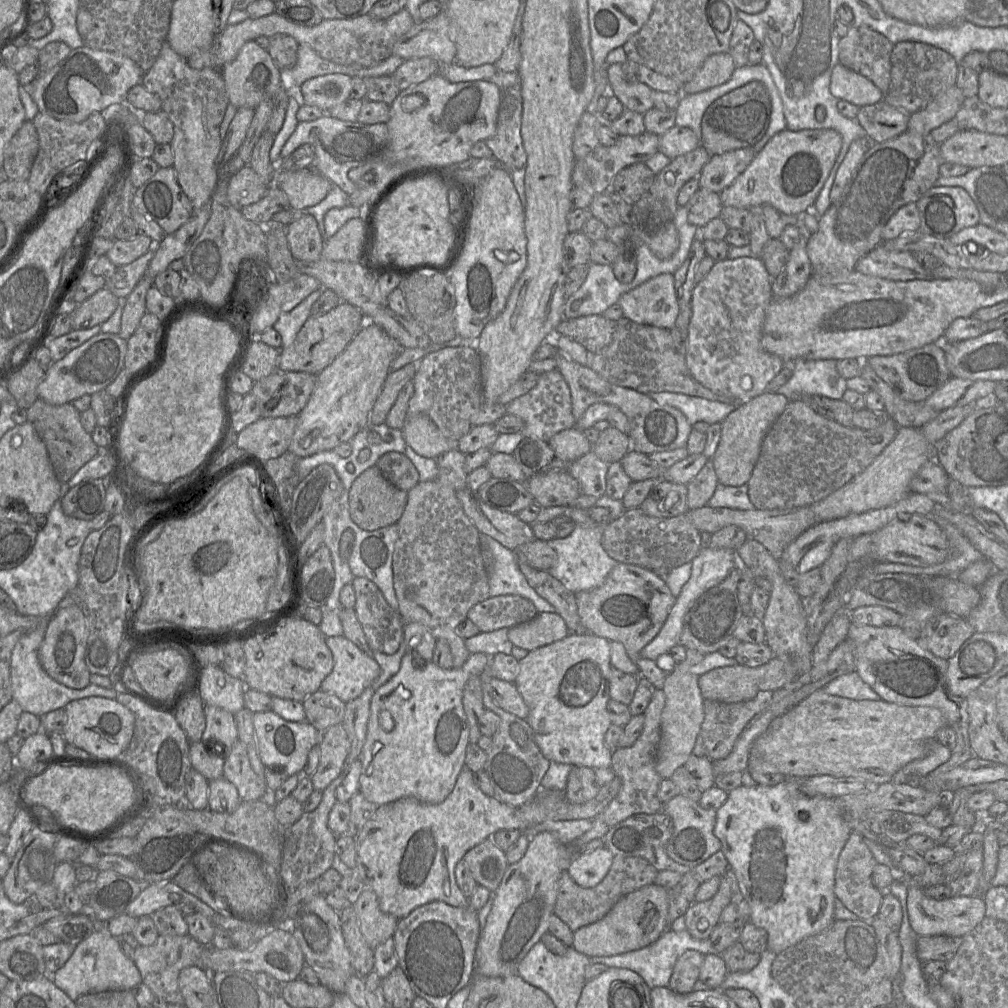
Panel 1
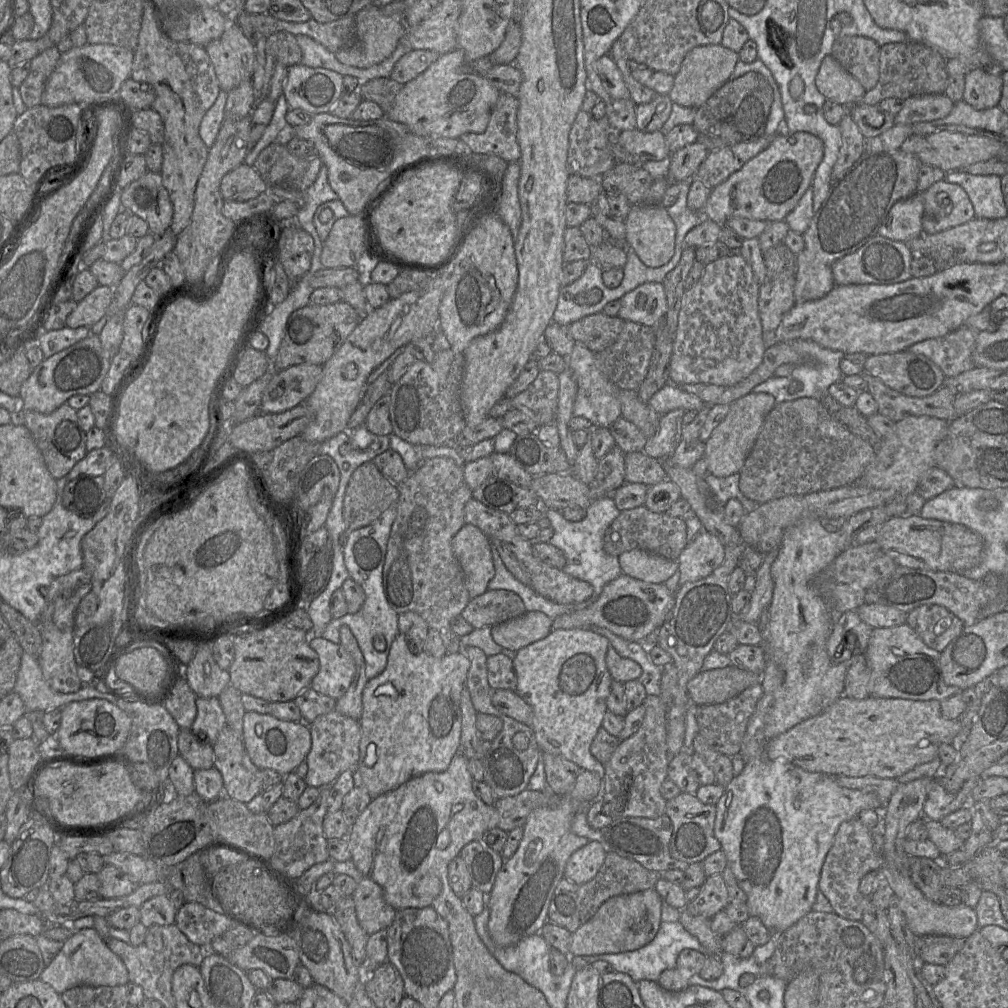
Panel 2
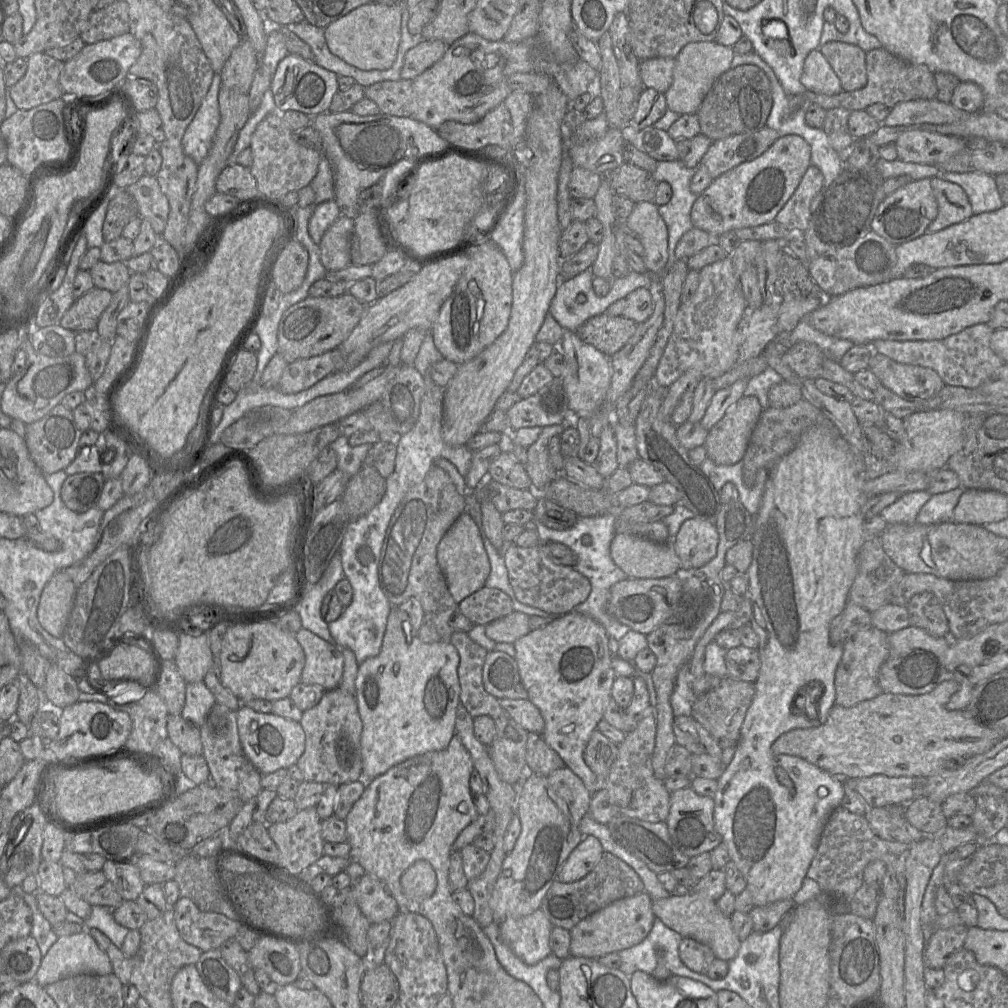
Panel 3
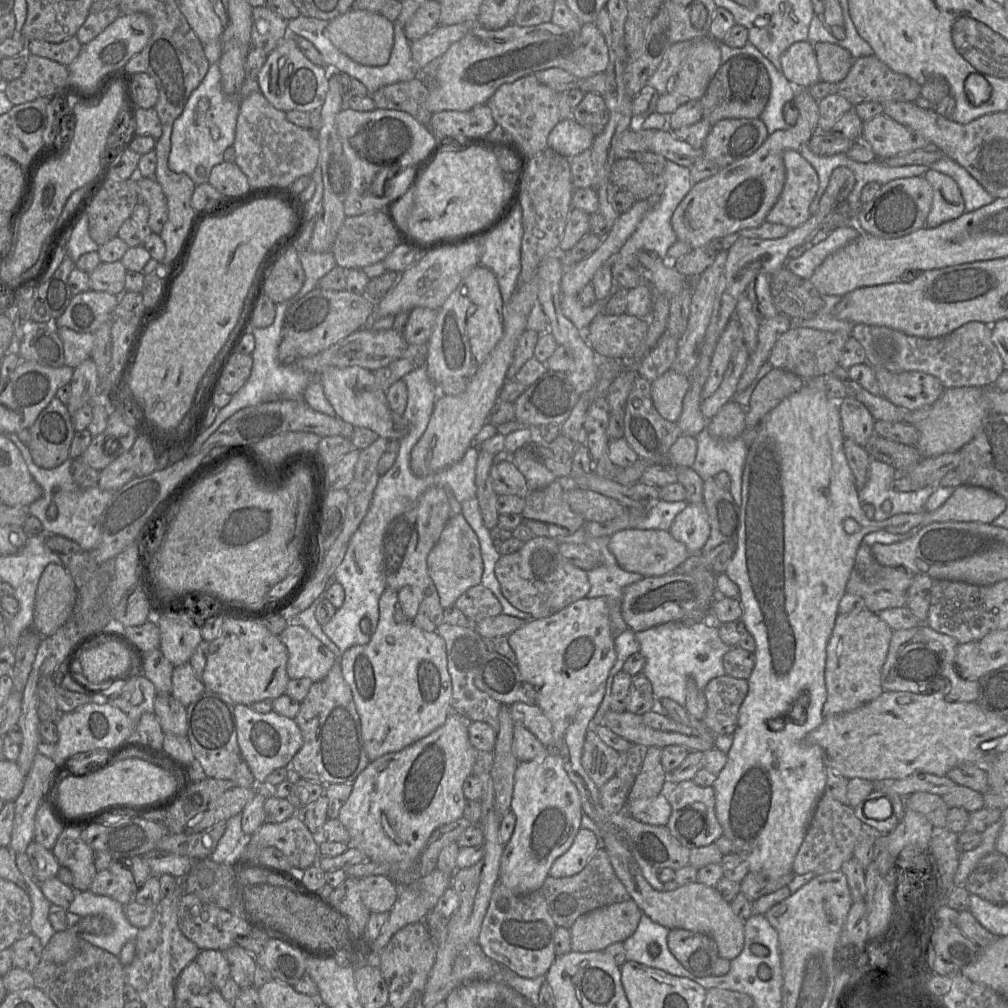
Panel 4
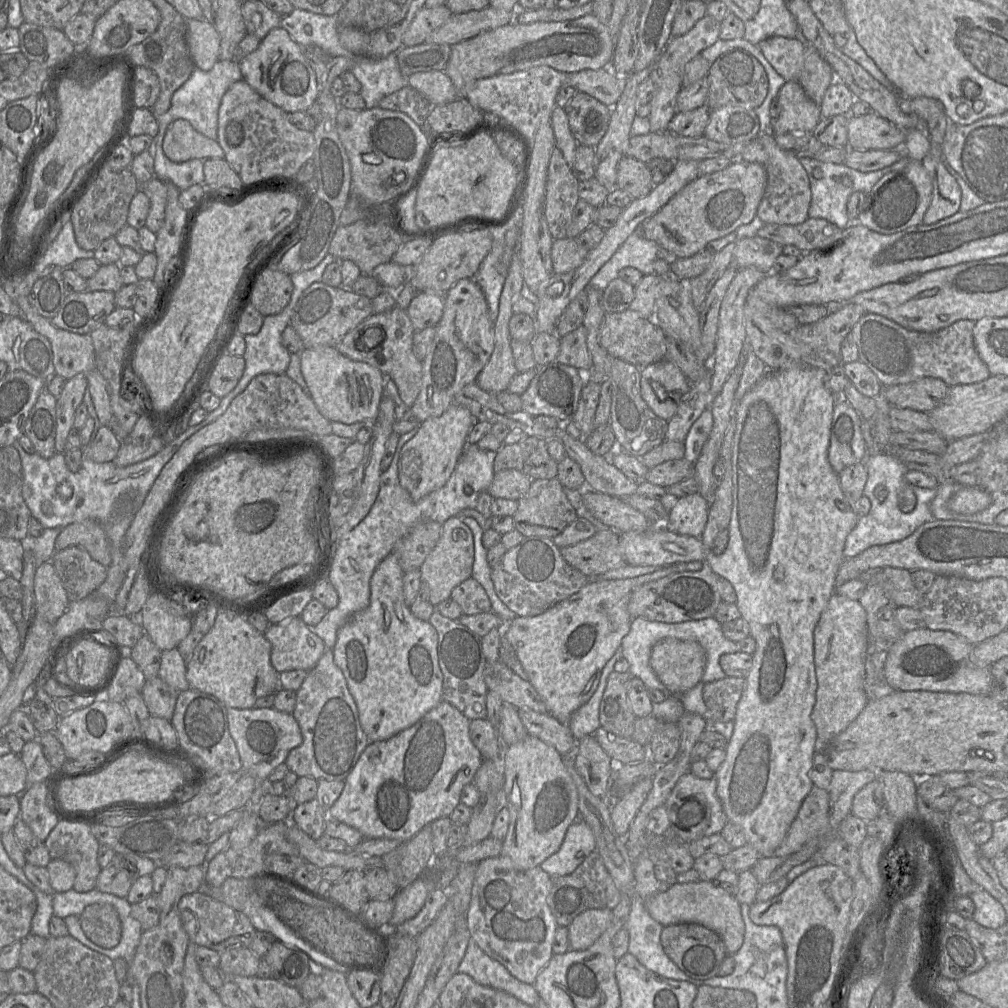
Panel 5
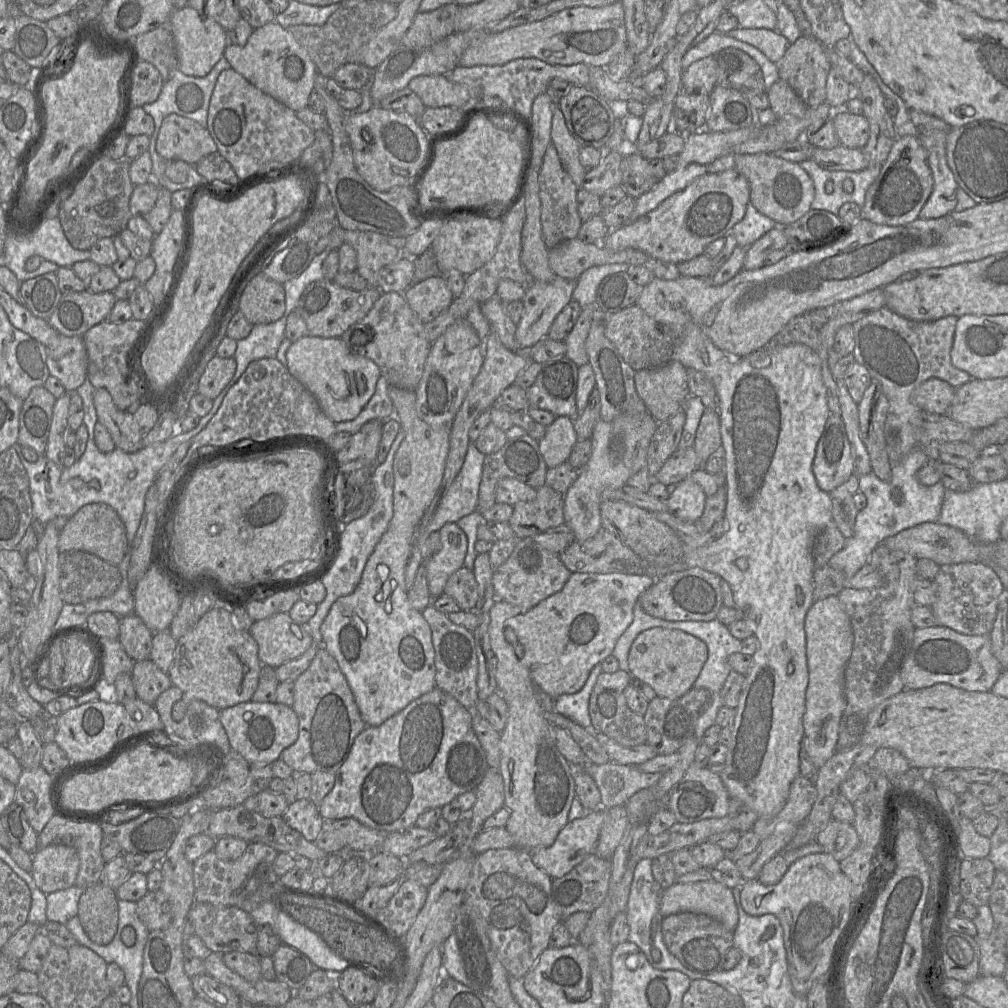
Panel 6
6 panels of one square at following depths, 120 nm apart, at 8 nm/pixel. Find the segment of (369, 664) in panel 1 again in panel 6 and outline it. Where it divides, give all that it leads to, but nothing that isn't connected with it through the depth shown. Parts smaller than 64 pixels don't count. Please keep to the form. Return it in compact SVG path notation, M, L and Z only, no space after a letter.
M288 613L255 621L248 632L258 645L261 663L275 669L300 657L313 644L306 624L296 623Z

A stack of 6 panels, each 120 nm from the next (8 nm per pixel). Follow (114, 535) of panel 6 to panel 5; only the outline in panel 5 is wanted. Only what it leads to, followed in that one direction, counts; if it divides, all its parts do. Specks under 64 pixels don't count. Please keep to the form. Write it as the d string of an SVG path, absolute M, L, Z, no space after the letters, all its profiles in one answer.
M95 520L72 523L62 529L55 541L55 550L70 546L83 547L90 556L105 567L111 563L109 542L105 530Z

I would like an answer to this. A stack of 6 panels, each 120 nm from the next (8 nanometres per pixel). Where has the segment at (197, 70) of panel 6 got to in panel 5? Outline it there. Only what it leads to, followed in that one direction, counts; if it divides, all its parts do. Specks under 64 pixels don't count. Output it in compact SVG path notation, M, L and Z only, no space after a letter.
M186 19L186 42L196 68L209 71L219 59L220 36L212 22Z

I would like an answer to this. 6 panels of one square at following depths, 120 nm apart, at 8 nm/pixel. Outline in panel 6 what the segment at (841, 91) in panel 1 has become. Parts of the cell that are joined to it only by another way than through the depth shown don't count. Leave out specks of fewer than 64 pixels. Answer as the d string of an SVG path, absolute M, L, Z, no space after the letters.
M737 27L727 34L759 49L770 61L777 63L785 54L789 41L778 31Z

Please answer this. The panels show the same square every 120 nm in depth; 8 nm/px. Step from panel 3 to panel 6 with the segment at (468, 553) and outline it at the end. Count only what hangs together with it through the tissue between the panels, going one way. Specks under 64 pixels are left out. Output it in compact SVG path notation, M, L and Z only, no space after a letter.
M446 523L439 530L441 548L424 564L427 571L428 589L433 598L444 593L449 577L464 566L468 540L457 523Z

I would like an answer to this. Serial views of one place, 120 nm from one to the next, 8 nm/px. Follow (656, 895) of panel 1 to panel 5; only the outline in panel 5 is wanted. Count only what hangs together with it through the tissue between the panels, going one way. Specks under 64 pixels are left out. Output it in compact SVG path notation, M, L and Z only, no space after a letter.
M588 909L576 916L568 926L569 947L575 951L586 950L611 924L611 909Z

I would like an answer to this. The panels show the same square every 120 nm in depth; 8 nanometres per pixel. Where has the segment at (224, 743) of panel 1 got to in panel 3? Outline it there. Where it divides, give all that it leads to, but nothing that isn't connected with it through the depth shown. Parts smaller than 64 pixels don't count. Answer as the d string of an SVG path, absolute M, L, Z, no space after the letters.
M203 681L186 683L185 704L181 716L188 723L200 727L216 701Z

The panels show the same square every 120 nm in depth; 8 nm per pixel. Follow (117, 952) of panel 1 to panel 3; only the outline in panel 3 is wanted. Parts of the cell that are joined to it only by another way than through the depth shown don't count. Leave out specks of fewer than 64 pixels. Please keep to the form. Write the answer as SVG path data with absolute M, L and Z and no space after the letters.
M84 930L61 936L42 957L35 979L42 987L72 975L113 973L109 957Z

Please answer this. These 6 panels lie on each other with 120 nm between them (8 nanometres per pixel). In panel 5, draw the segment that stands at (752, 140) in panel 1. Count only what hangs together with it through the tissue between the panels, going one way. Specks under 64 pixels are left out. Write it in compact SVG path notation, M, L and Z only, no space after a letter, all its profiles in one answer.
M742 48L731 49L712 62L707 79L706 105L710 110L725 105L741 106L754 110L763 103L768 92L768 77L765 69L750 52Z

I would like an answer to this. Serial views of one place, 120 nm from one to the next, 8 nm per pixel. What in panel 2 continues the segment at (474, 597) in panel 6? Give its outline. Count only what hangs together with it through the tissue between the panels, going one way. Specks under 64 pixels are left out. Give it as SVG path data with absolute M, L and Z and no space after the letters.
M487 590L471 599L461 615L474 629L493 627L526 613L519 595L510 590Z

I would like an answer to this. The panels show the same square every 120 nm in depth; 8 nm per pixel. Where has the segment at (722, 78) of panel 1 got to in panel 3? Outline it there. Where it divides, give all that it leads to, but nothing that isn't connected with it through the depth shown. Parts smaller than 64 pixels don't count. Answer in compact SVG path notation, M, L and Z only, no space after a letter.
M716 41L686 44L675 58L673 80L664 93L667 109L680 115L695 114L716 79L731 68L734 55L735 52L732 47L721 45Z

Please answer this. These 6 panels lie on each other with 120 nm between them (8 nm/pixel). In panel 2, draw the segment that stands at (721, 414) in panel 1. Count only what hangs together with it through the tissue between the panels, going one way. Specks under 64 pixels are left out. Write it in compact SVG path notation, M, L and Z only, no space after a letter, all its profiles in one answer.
M667 383L658 390L649 400L648 404L660 415L675 409L685 411L700 411L709 407L702 399L684 391L681 387Z

